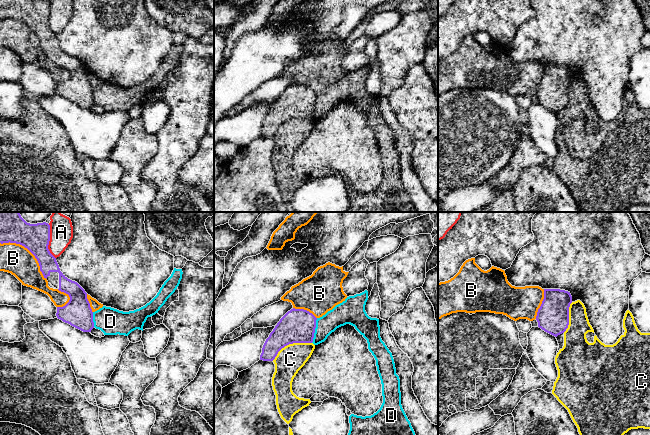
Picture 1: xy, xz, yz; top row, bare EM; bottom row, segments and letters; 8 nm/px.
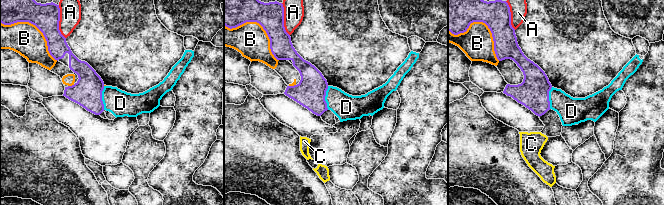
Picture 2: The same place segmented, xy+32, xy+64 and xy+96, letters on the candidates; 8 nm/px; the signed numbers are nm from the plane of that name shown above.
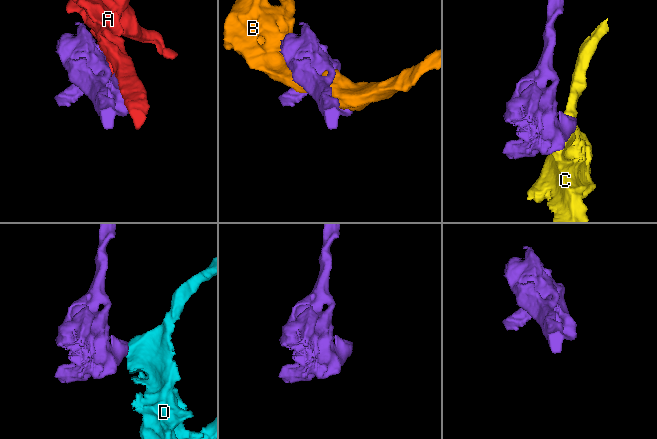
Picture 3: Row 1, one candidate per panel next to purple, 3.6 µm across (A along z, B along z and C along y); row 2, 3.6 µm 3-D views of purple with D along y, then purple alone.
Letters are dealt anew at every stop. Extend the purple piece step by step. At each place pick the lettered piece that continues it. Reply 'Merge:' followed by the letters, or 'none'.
Merge: none

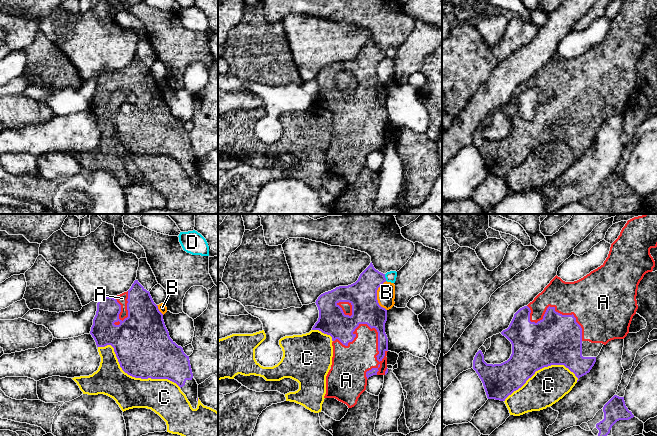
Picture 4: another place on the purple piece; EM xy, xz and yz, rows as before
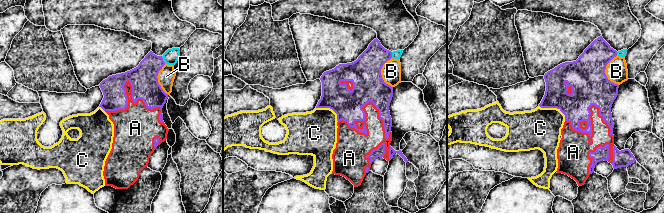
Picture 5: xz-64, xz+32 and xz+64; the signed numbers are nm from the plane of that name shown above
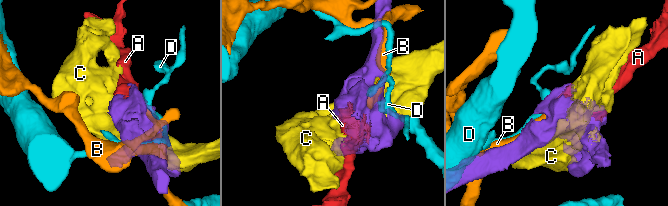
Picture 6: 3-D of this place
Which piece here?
Merge: A

